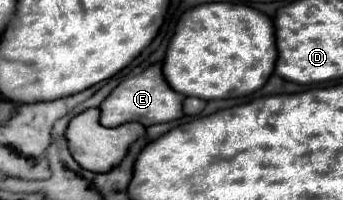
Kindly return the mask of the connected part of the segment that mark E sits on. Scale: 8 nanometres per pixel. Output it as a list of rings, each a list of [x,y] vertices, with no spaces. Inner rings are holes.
[[[153,63],[147,69],[143,69],[139,75],[129,77],[125,81],[121,81],[111,93],[109,97],[101,103],[101,117],[99,123],[103,127],[117,127],[129,121],[137,121],[145,127],[155,125],[155,123],[169,123],[175,119],[183,117],[183,95],[175,93],[167,81],[163,79],[161,73],[161,63]]]

